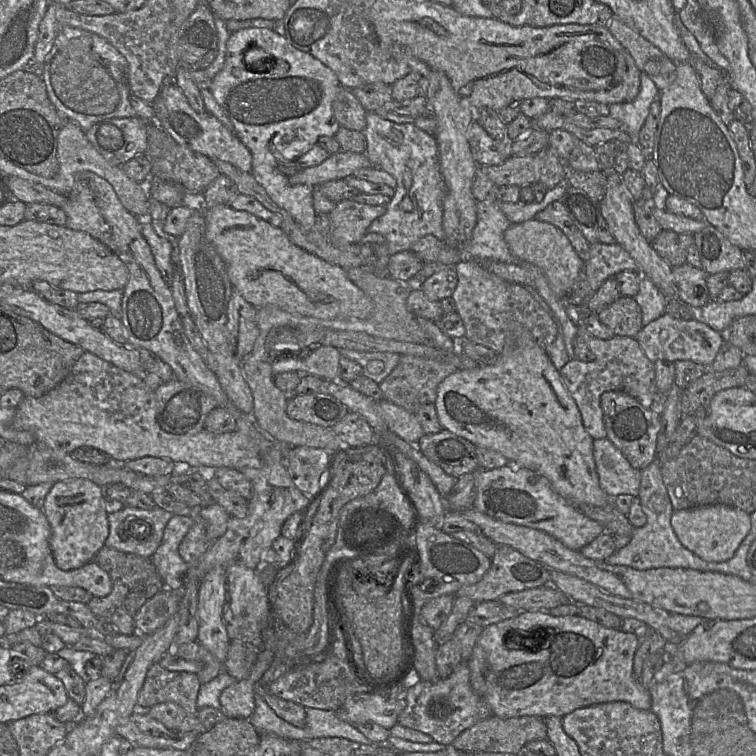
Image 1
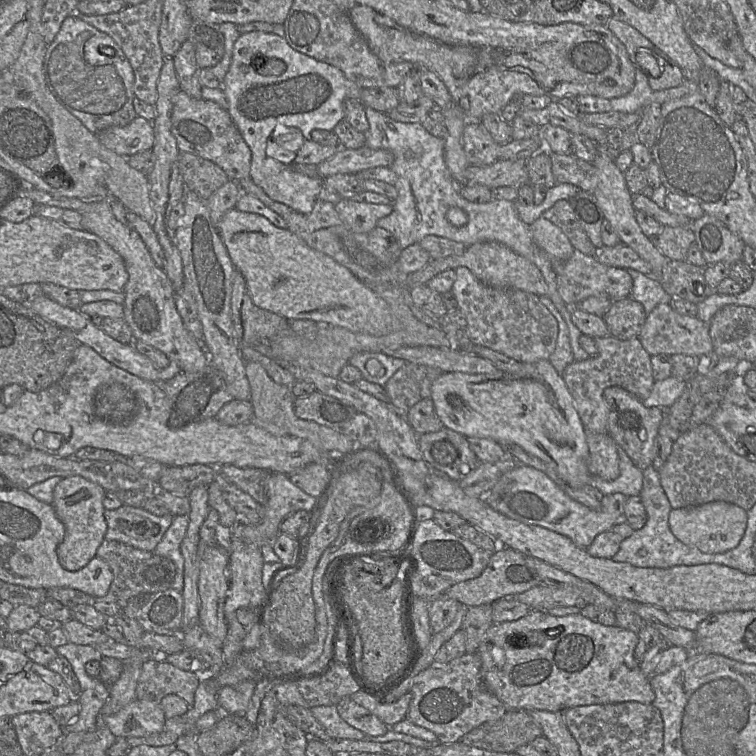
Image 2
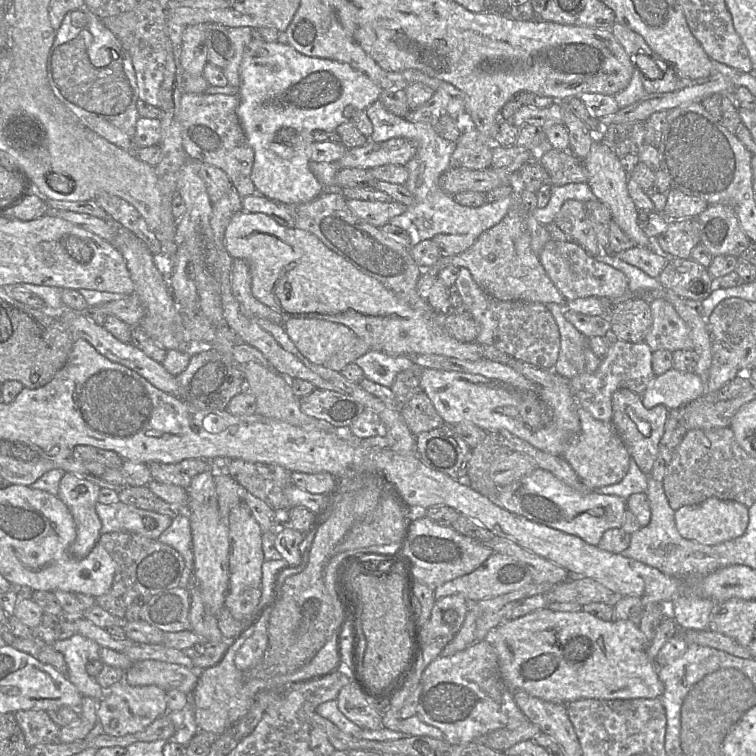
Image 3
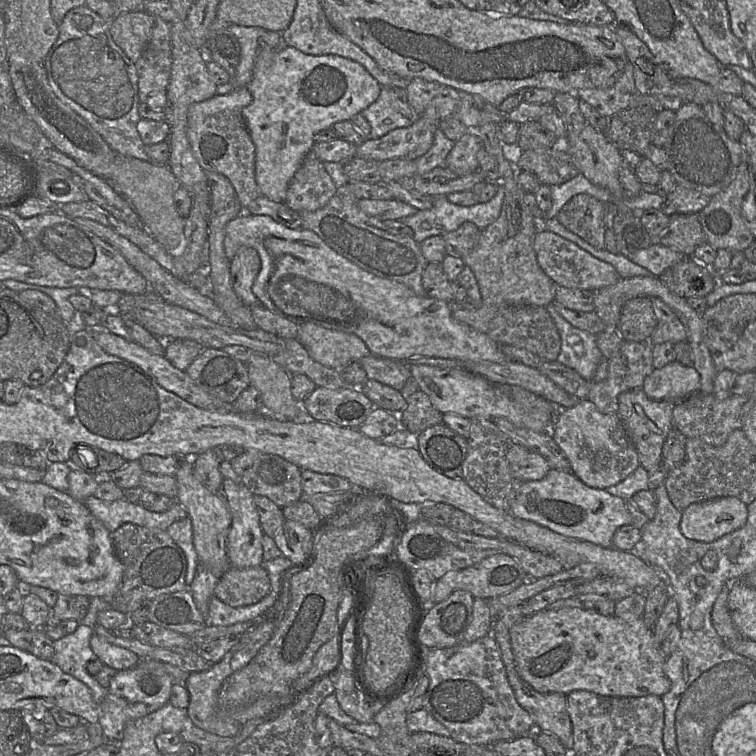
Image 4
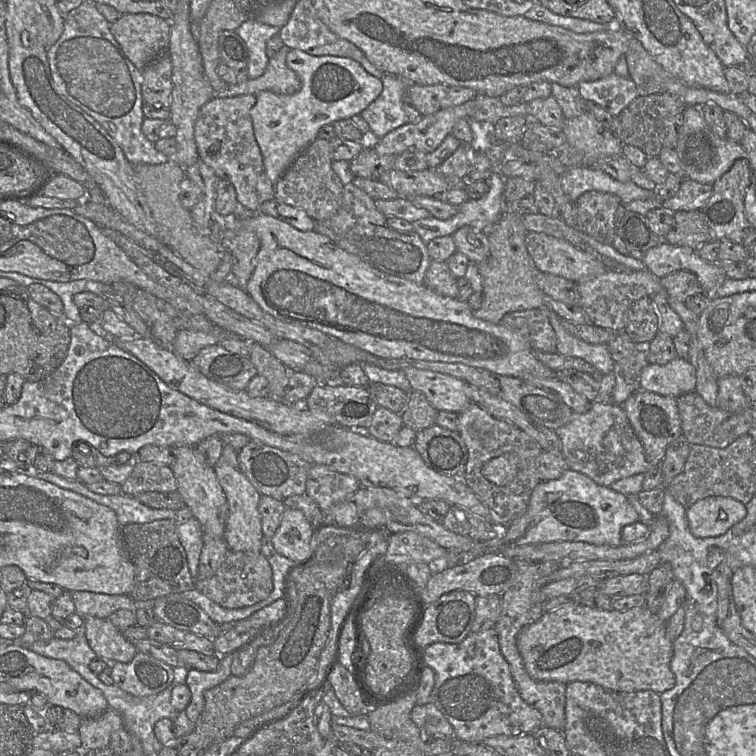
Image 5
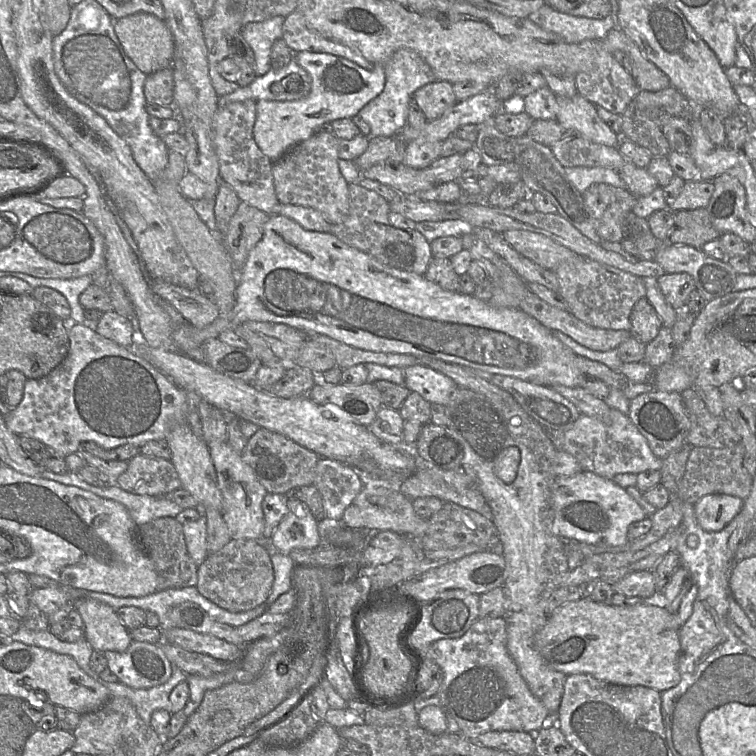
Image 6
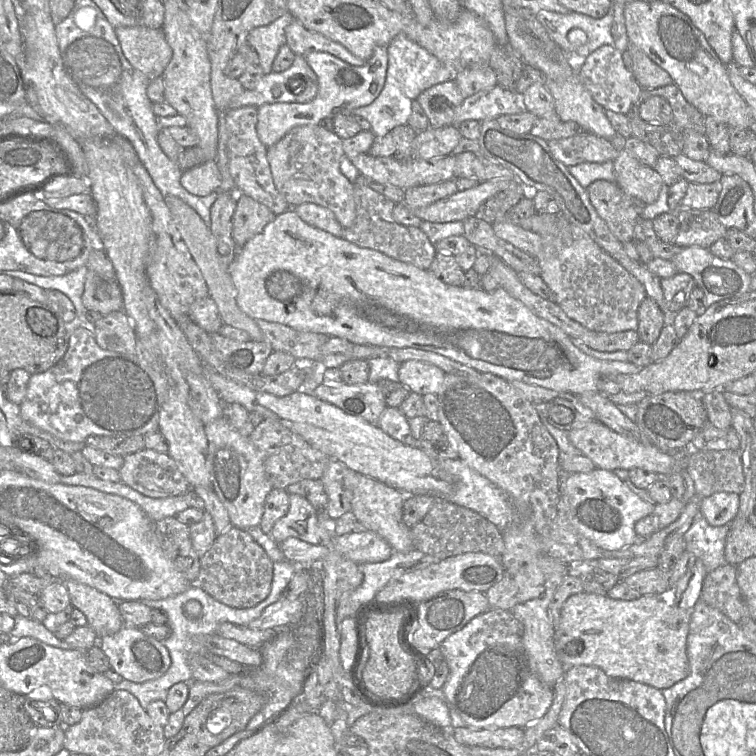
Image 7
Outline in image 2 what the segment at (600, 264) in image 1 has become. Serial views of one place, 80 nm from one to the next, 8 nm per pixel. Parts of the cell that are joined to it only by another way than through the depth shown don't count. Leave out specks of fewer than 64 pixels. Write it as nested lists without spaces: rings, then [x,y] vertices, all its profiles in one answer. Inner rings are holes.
[[[622,243],[597,248],[594,256],[600,263],[607,266],[634,269],[645,275],[652,275],[651,266],[632,248]]]

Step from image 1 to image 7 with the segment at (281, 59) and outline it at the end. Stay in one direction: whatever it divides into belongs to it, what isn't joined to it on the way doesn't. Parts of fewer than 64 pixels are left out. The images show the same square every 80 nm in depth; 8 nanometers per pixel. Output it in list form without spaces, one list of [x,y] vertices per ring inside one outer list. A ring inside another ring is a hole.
[[[387,46],[375,47],[372,56],[362,66],[351,65],[328,52],[311,52],[303,57],[317,76],[318,92],[315,98],[307,103],[271,103],[257,108],[256,131],[259,140],[267,148],[277,143],[294,127],[317,125],[324,118],[334,117],[337,113],[351,114],[354,109],[371,104],[384,88],[388,66]]]

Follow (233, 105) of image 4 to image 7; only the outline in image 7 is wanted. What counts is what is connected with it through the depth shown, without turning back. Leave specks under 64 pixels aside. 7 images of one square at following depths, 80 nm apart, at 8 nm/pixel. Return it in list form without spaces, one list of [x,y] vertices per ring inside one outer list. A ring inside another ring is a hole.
[[[243,106],[227,110],[224,113],[229,134],[227,143],[229,173],[235,183],[237,193],[245,194],[265,205],[276,216],[291,209],[291,206],[274,185],[267,159],[267,147],[259,140],[256,131],[258,120],[257,108],[255,106]]]

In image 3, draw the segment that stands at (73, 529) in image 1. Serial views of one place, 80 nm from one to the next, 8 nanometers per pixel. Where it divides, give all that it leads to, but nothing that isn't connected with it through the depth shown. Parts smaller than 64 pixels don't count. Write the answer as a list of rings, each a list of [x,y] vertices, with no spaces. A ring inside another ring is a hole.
[[[65,473],[60,481],[58,497],[69,508],[77,530],[77,537],[70,547],[70,554],[75,559],[85,558],[98,543],[102,534],[102,523],[96,512],[100,489],[101,488],[98,485],[73,473]]]

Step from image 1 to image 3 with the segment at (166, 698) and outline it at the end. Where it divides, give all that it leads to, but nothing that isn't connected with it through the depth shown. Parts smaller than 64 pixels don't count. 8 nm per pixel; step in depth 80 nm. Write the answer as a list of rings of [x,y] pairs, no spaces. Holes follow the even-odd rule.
[[[140,660],[125,671],[124,680],[131,686],[155,685],[166,692],[176,689],[189,695],[196,686],[198,671],[175,663]]]

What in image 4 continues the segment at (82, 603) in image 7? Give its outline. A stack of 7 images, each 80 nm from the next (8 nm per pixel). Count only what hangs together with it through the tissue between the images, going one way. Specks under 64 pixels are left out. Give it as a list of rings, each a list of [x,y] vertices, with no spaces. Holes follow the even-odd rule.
[[[96,633],[92,635],[90,645],[92,651],[104,665],[117,671],[134,668],[140,662],[140,657],[136,653],[111,644]]]

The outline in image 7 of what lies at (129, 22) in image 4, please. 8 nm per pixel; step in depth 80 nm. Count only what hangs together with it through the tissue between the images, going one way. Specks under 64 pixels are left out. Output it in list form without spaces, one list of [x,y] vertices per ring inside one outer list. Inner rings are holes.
[[[117,27],[115,34],[128,62],[149,80],[161,77],[172,58],[162,28]]]

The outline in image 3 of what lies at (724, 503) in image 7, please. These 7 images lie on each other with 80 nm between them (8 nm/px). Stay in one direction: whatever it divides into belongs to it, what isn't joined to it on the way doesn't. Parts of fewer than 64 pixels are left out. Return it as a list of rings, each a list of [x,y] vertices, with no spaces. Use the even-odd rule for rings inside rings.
[[[708,498],[696,505],[683,506],[674,513],[679,534],[702,545],[713,546],[742,536],[748,526],[748,508],[732,500]]]

